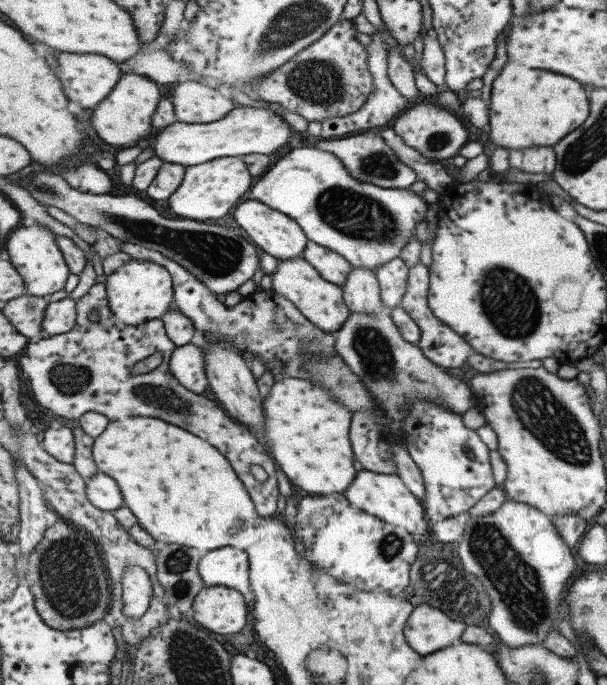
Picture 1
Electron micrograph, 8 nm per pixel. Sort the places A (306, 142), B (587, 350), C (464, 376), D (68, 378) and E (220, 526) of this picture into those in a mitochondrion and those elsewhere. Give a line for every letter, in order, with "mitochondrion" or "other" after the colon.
A: other
B: other
C: other
D: mitochondrion
E: other

